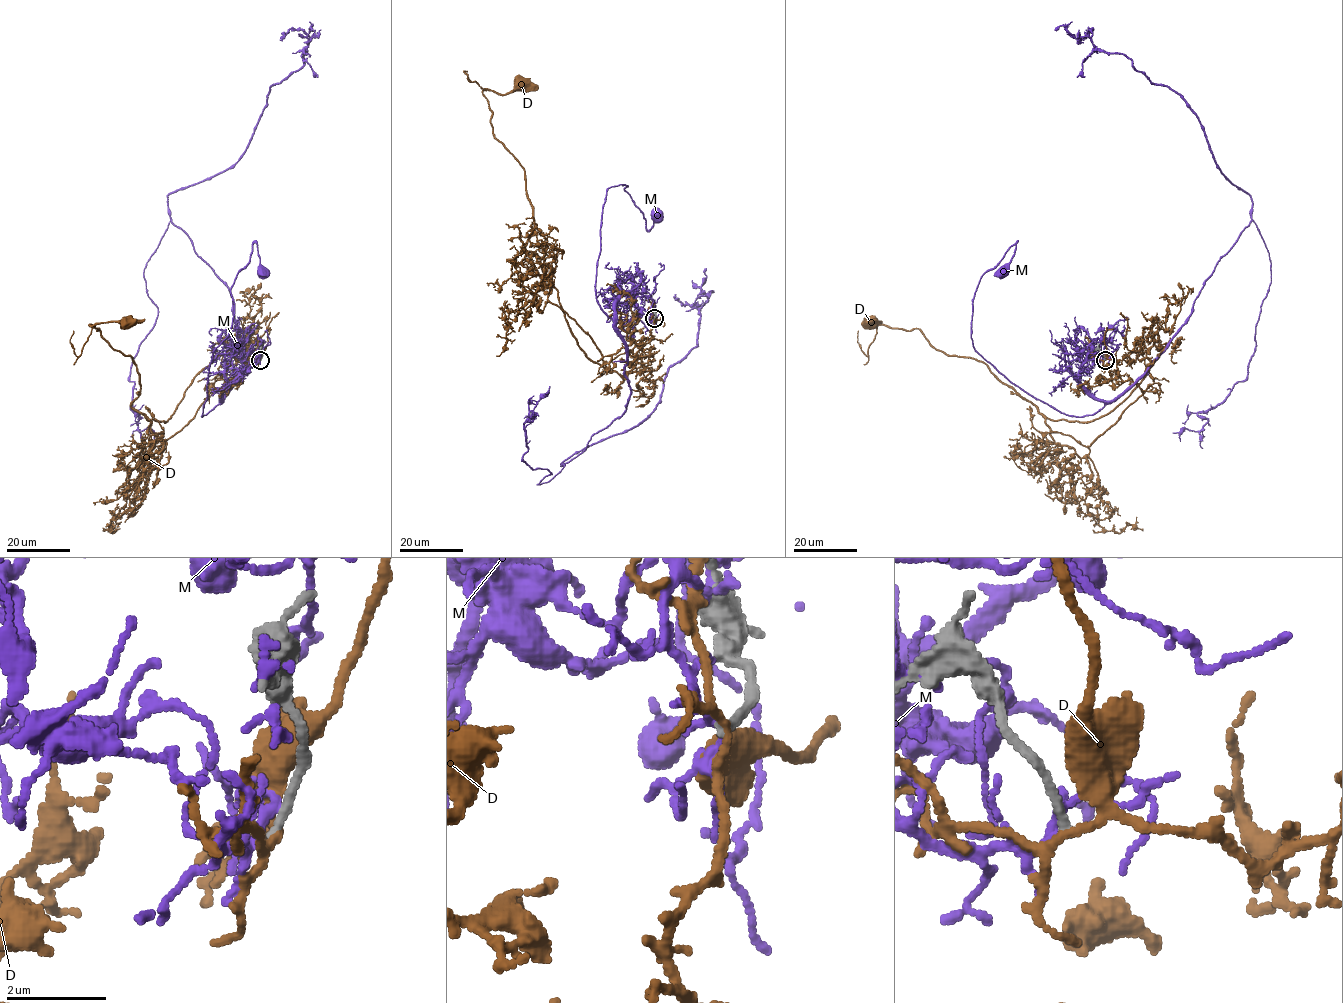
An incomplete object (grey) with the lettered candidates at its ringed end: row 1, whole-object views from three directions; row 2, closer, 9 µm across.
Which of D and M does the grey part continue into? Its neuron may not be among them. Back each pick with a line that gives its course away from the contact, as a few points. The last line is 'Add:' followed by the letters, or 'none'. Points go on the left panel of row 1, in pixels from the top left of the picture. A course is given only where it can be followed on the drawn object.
Add: none

